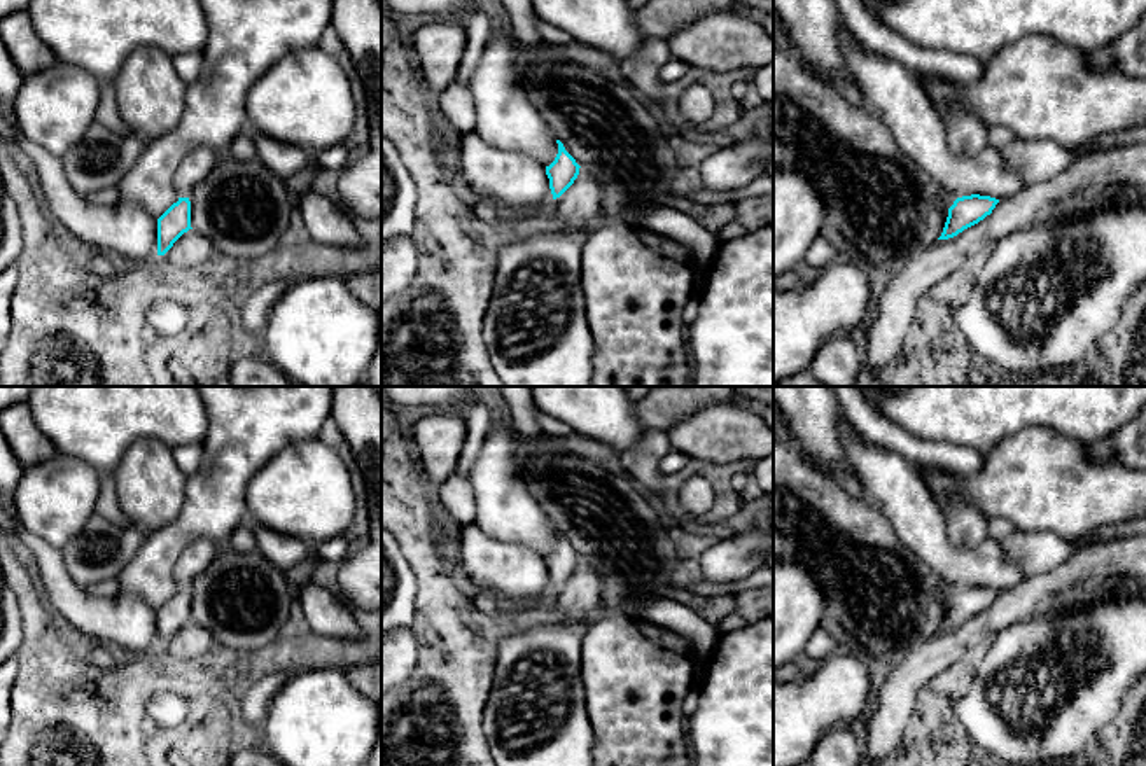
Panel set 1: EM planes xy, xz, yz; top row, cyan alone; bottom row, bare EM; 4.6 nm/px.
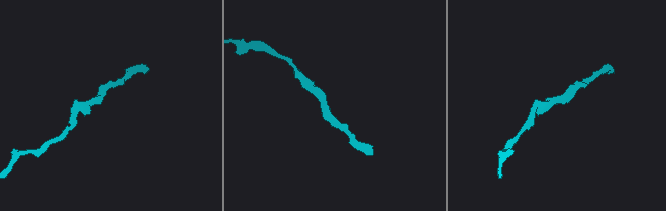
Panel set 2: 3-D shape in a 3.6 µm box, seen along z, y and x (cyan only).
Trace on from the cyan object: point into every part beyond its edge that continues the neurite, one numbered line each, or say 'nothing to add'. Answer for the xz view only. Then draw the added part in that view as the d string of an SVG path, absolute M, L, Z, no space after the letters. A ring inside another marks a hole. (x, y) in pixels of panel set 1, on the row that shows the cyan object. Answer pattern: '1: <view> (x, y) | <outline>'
nothing to add

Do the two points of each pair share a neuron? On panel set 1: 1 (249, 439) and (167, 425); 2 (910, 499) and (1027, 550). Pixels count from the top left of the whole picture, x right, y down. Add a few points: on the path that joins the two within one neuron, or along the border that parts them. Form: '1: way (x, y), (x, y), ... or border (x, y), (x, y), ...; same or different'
1: border (205, 404), (207, 434), (202, 445); different
2: border (996, 543), (1022, 576); different

